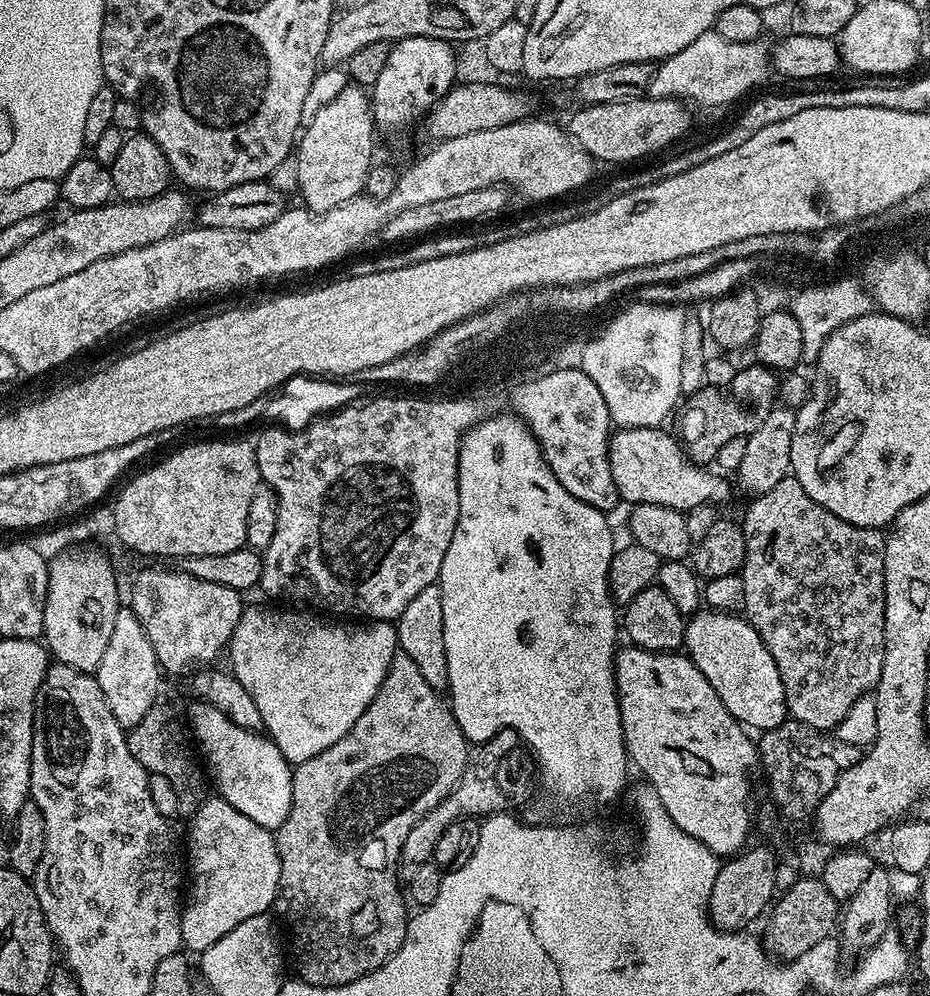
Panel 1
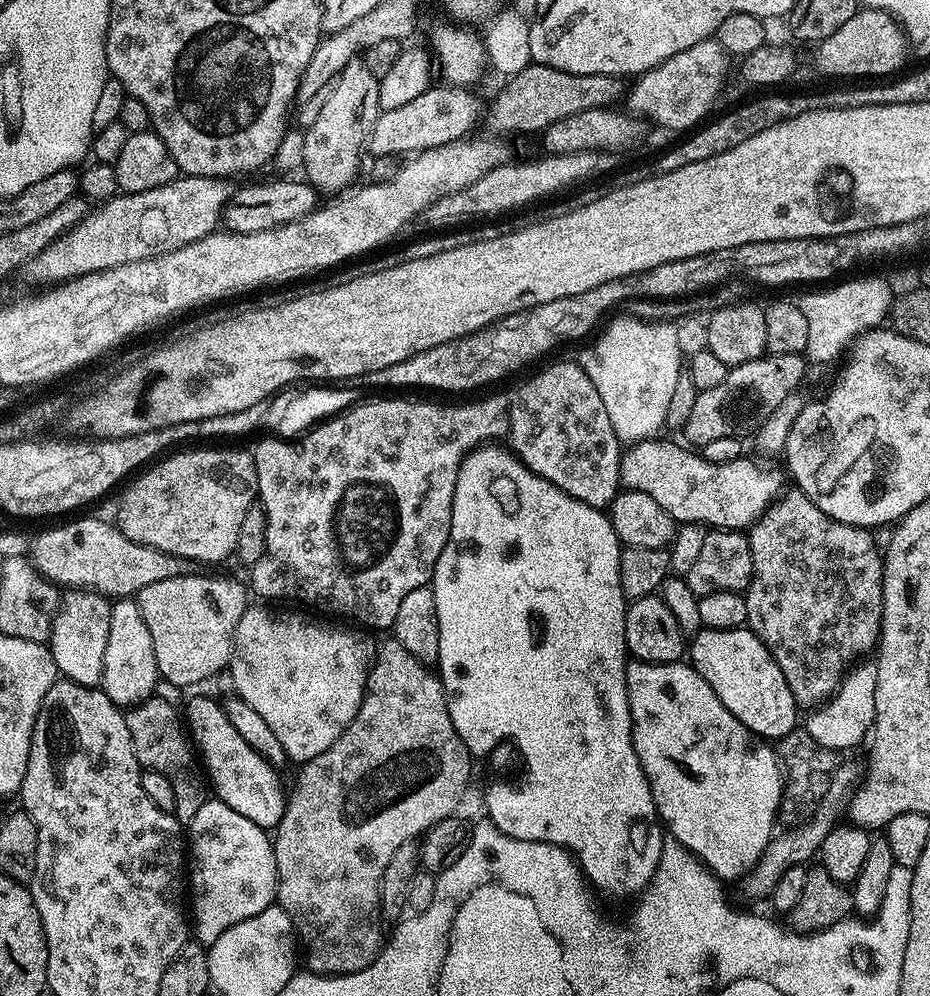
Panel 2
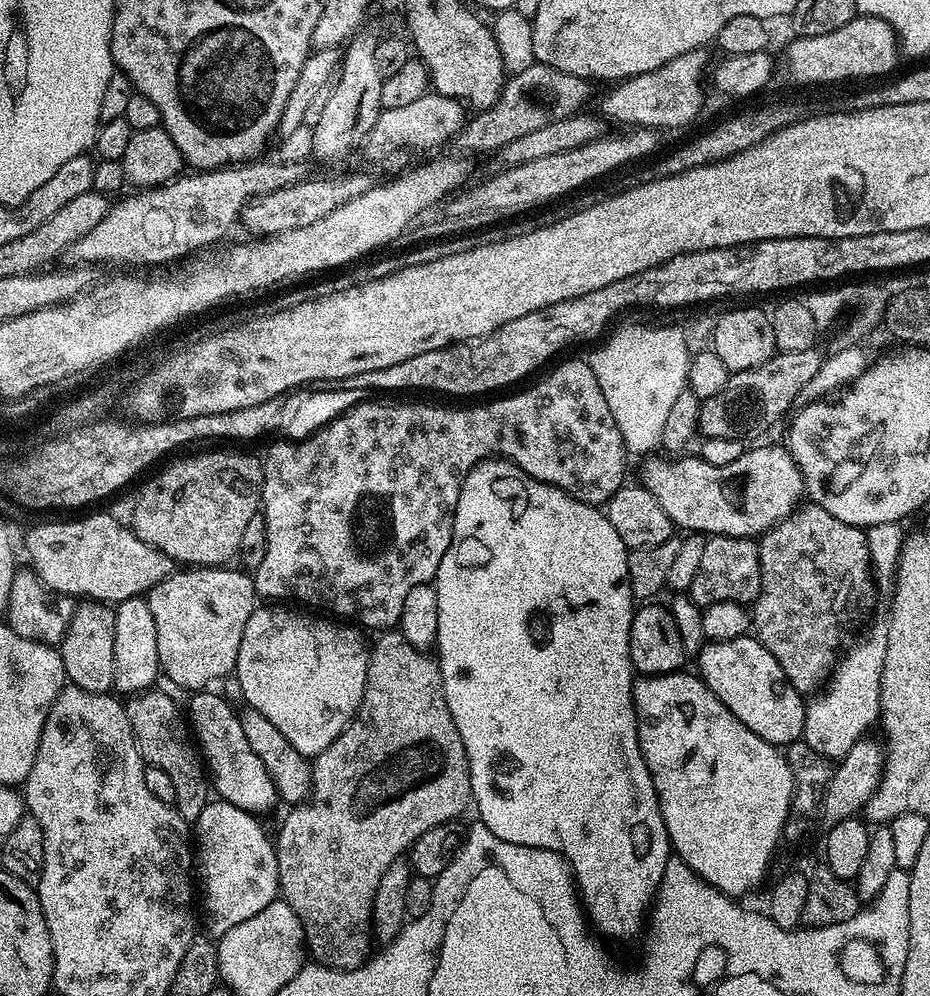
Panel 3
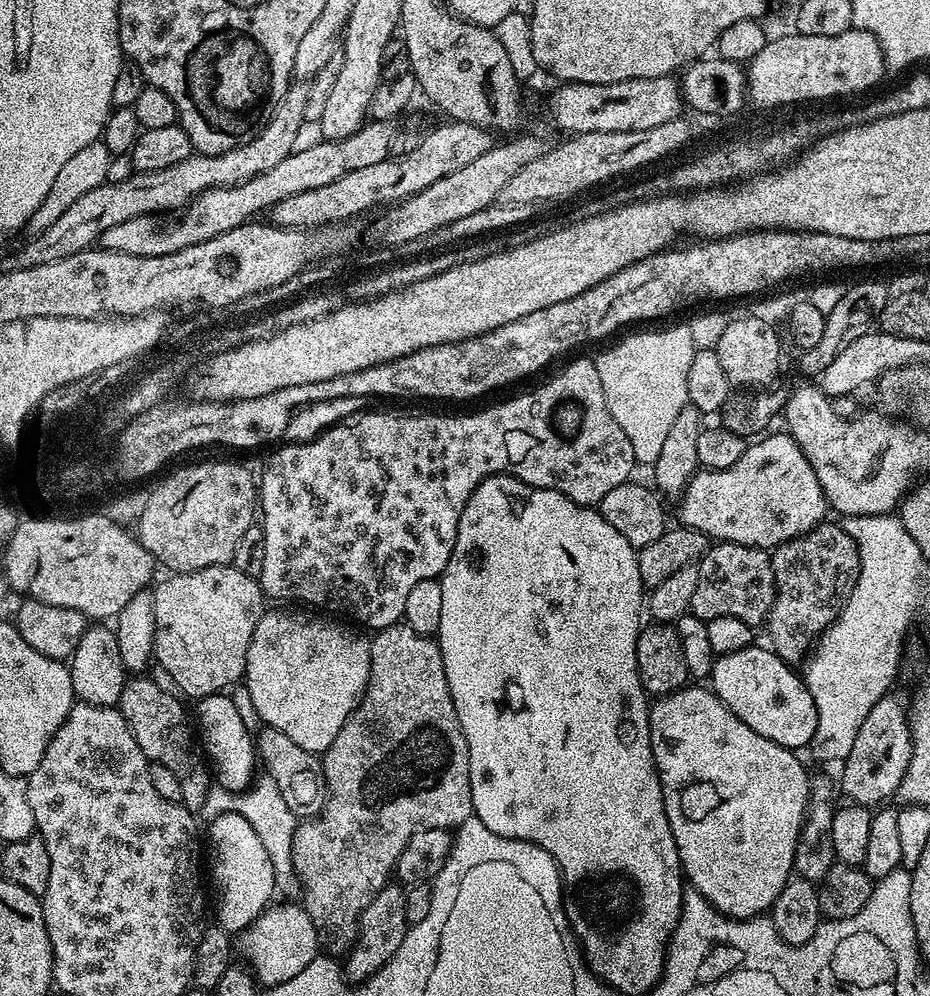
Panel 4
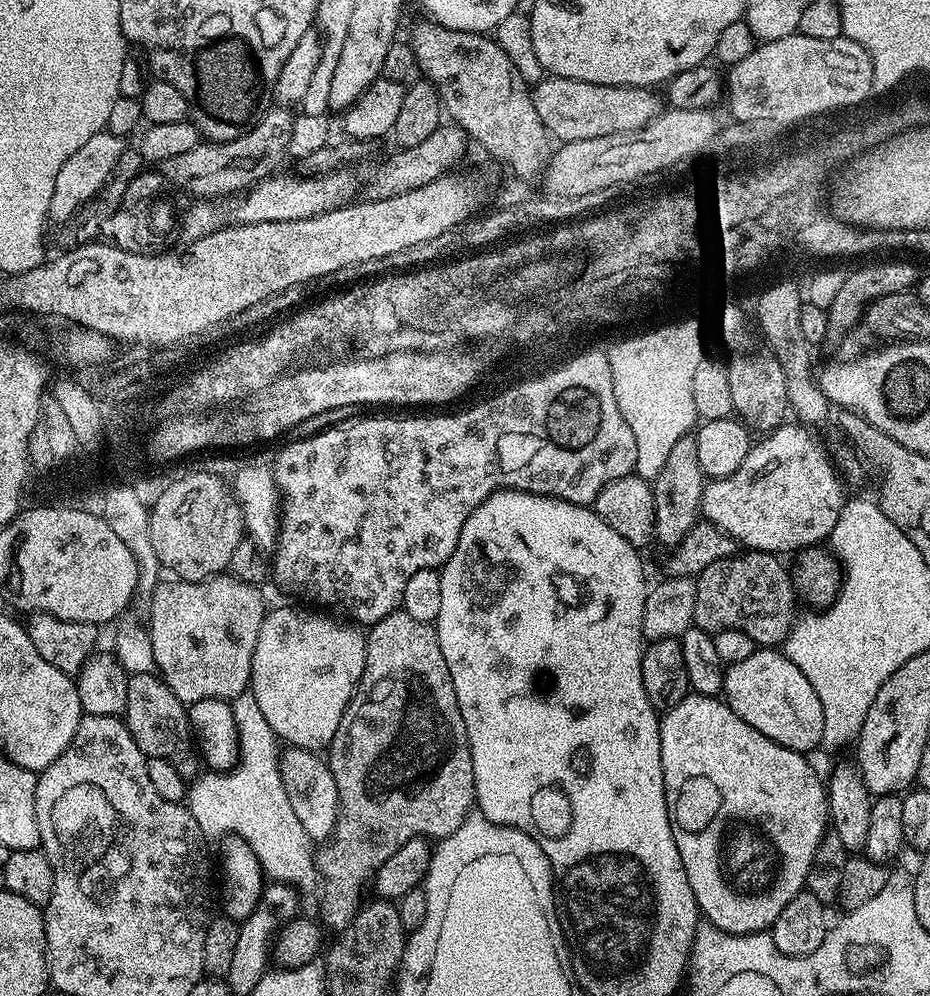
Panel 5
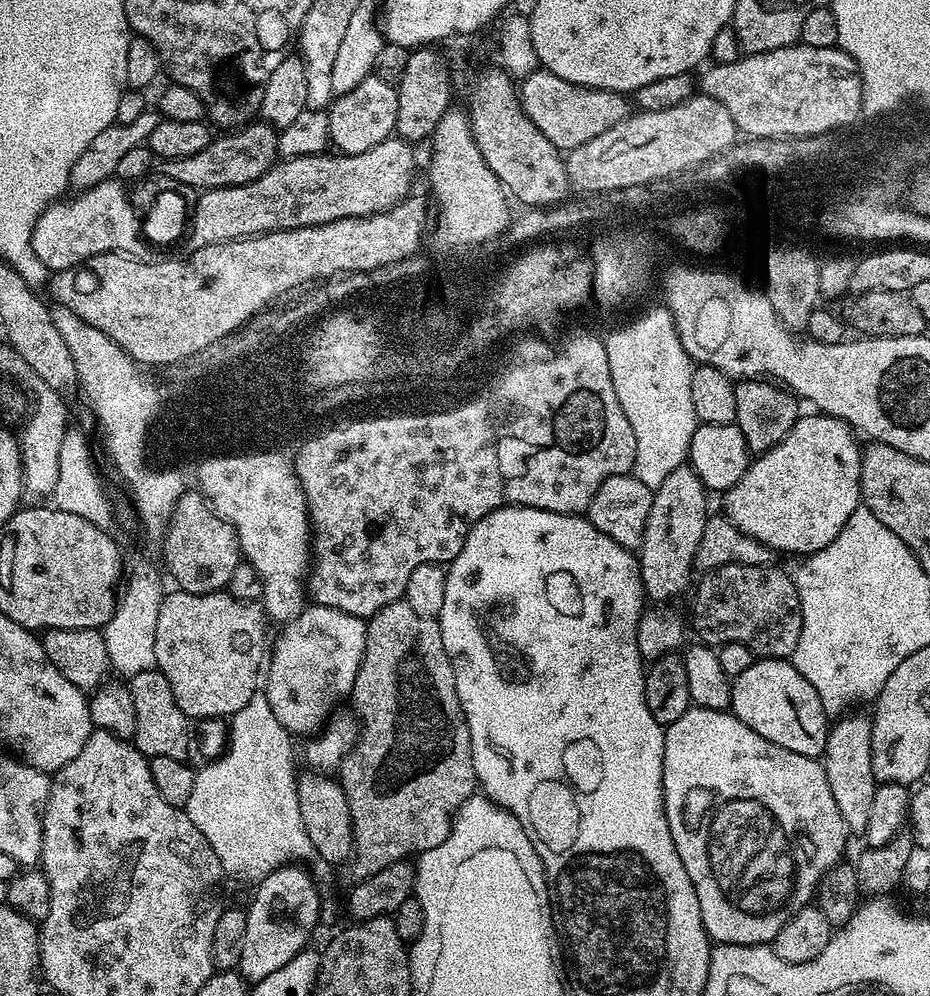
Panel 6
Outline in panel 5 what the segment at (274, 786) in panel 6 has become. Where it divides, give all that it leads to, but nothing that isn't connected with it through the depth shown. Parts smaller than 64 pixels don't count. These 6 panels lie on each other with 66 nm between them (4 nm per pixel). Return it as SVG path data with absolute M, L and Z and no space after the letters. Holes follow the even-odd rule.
M251 690L246 691L231 701L234 724L238 730L240 743L240 758L236 765L228 772L205 771L189 787L186 797L186 807L191 812L194 822L204 831L205 837L224 836L223 838L236 837L250 846L260 863L265 877L278 884L288 884L296 889L302 897L303 903L308 905L312 900L320 900L322 881L320 872L316 869L316 852L314 841L308 837L306 830L302 830L302 822L294 814L290 806L290 798L286 798L286 786L282 786L280 773L281 741L270 730L270 722L266 722L262 709L258 707L258 698L254 698Z

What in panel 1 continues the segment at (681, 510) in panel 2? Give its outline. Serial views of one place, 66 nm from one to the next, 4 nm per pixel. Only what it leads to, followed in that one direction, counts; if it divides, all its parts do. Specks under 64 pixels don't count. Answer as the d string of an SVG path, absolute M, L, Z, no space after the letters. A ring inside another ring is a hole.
M621 428L611 433L608 442L608 461L610 474L614 474L614 486L620 492L621 501L629 505L661 504L667 508L687 510L697 508L699 504L717 502L724 496L724 484L716 476L708 473L707 467L693 464L684 454L683 447L675 435L664 432L660 428Z

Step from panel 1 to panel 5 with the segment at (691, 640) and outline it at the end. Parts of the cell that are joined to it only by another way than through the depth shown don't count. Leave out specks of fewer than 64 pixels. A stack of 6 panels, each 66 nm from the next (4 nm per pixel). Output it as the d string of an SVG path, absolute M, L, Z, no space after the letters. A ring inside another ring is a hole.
M772 646L757 647L750 658L742 658L742 662L734 662L727 665L724 674L723 699L758 734L766 734L774 742L786 746L795 752L805 754L811 753L811 748L819 749L823 738L823 716L822 705L815 694L813 686L807 681L806 675L788 658L783 651L777 650Z

